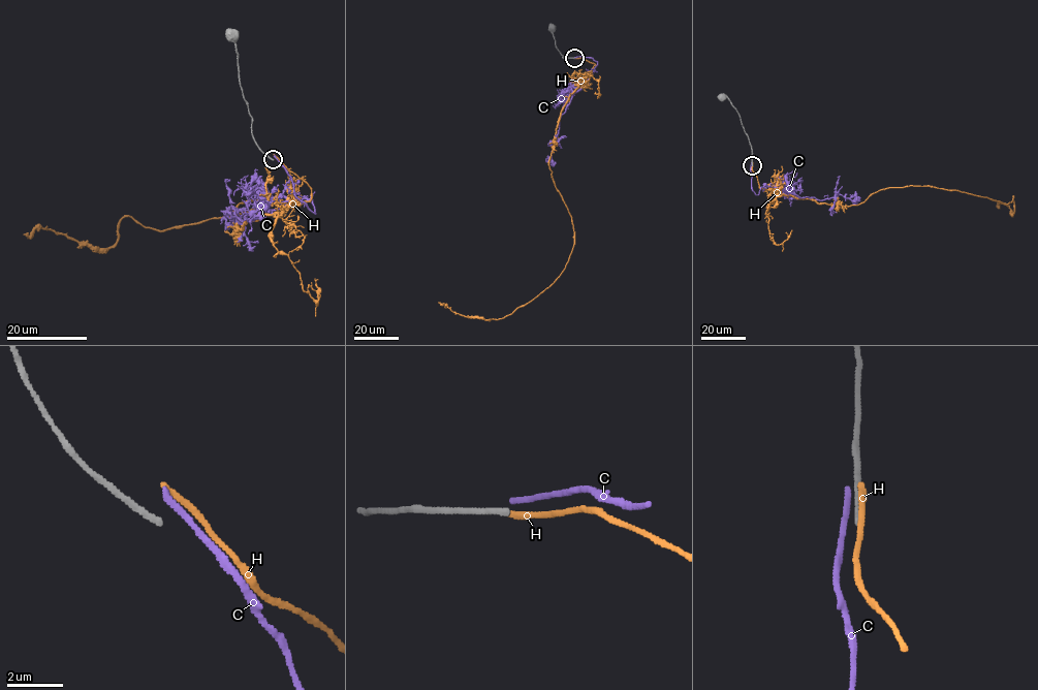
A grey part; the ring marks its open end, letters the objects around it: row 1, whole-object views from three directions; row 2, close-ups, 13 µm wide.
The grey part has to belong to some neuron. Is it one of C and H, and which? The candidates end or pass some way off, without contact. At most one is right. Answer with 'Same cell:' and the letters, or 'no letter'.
Same cell: H

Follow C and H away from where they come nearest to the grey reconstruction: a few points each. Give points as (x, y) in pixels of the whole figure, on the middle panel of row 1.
C: (574, 57), (591, 57), (597, 62), (559, 120), (558, 135), (551, 145), (554, 166)
H: (575, 58), (595, 65), (562, 111), (548, 161), (574, 232), (564, 270), (498, 319), (469, 317), (438, 302)

